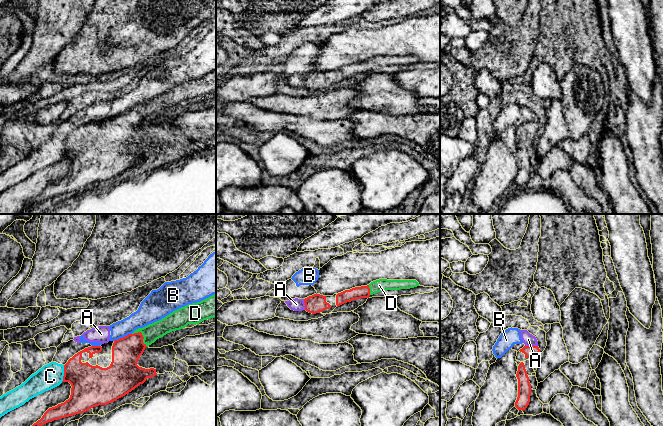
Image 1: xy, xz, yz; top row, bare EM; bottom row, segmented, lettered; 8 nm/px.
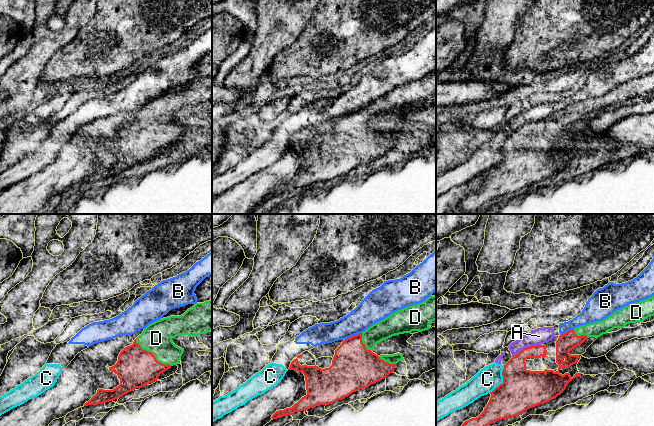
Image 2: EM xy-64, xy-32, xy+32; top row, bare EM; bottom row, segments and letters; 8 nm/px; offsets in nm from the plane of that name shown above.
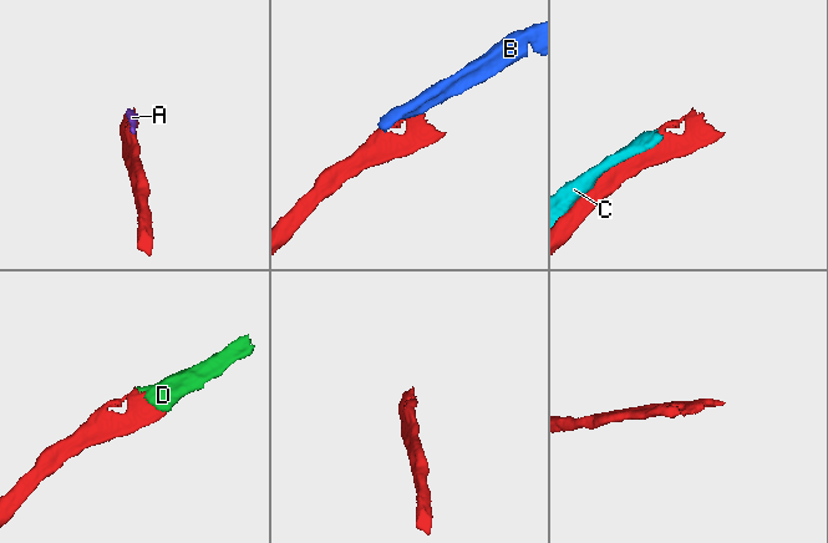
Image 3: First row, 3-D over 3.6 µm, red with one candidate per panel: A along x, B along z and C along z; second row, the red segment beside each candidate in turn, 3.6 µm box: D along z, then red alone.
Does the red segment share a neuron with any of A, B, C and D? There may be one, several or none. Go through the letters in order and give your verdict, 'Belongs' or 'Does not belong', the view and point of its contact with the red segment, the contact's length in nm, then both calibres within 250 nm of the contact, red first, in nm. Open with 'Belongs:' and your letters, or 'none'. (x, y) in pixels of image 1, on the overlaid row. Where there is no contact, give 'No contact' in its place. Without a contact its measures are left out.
Belongs: D
A: Does not belong. Touches red at yz (531, 346). Shared border 100 nm. Thickness 100 nm (red) against 100 nm
B: Does not belong. Touches red at xy (123, 337). Shared border 160 nm. Thickness 240 nm (red) against 160 nm
C: Does not belong. Touches red at xy (64, 373). Shared border 140 nm. Thickness 320 nm (red) against 190 nm
D: Belongs. Touches red at xy (142, 335). Shared border 170 nm. Thickness 240 nm (red) against 140 nm

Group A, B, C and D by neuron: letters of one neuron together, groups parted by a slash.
A B C / D

